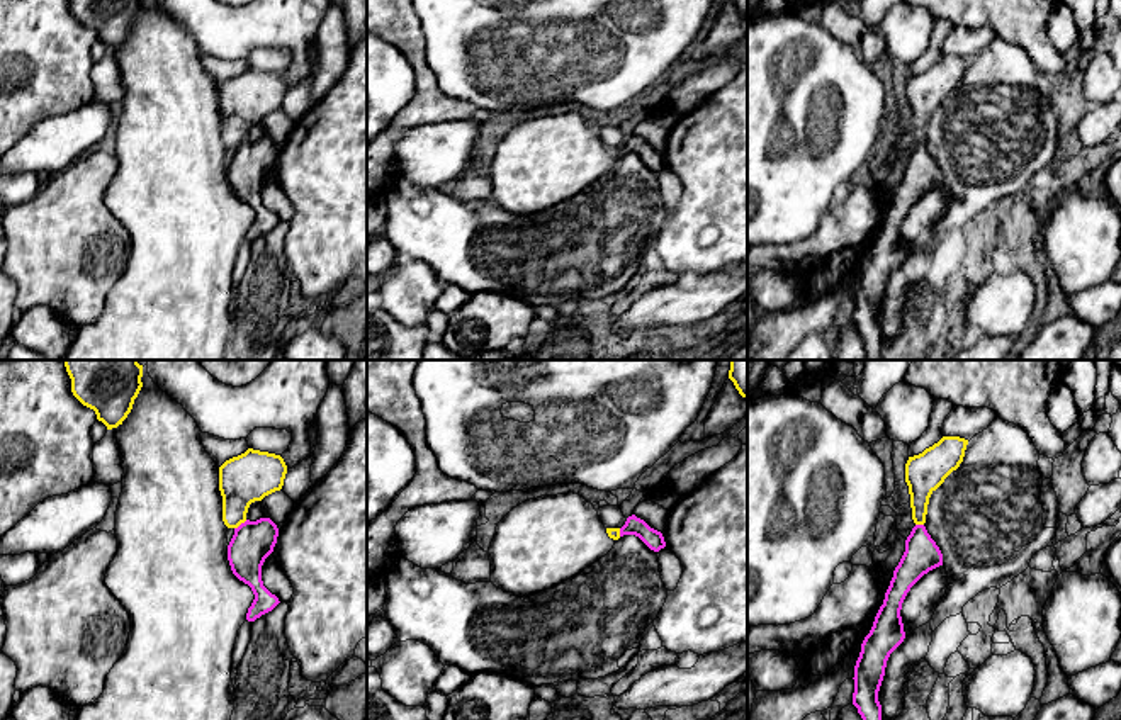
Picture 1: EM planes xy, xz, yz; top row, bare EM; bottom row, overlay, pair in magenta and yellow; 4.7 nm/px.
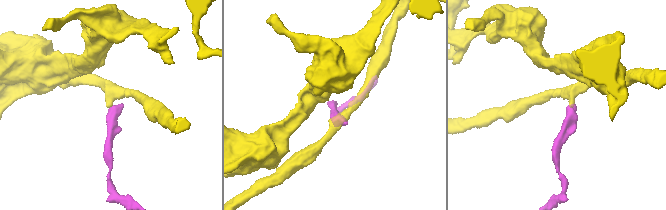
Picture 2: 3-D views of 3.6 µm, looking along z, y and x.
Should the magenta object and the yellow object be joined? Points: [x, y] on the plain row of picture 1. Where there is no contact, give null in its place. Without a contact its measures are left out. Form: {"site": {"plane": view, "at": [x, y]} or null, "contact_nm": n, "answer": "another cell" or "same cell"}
{"site": {"plane": "xy", "at": [242, 143]}, "contact_nm": 80, "answer": "another cell"}

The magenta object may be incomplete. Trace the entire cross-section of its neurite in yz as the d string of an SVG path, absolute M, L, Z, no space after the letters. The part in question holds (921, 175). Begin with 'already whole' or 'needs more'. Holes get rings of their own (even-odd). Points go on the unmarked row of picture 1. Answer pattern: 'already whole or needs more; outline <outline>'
already whole; outline M915 144L905 160L905 172L893 190L870 253L854 285L853 324L858 328L868 360L880 360L882 324L878 311L890 273L904 262L902 222L910 207L929 190L943 185L943 173L924 144Z

